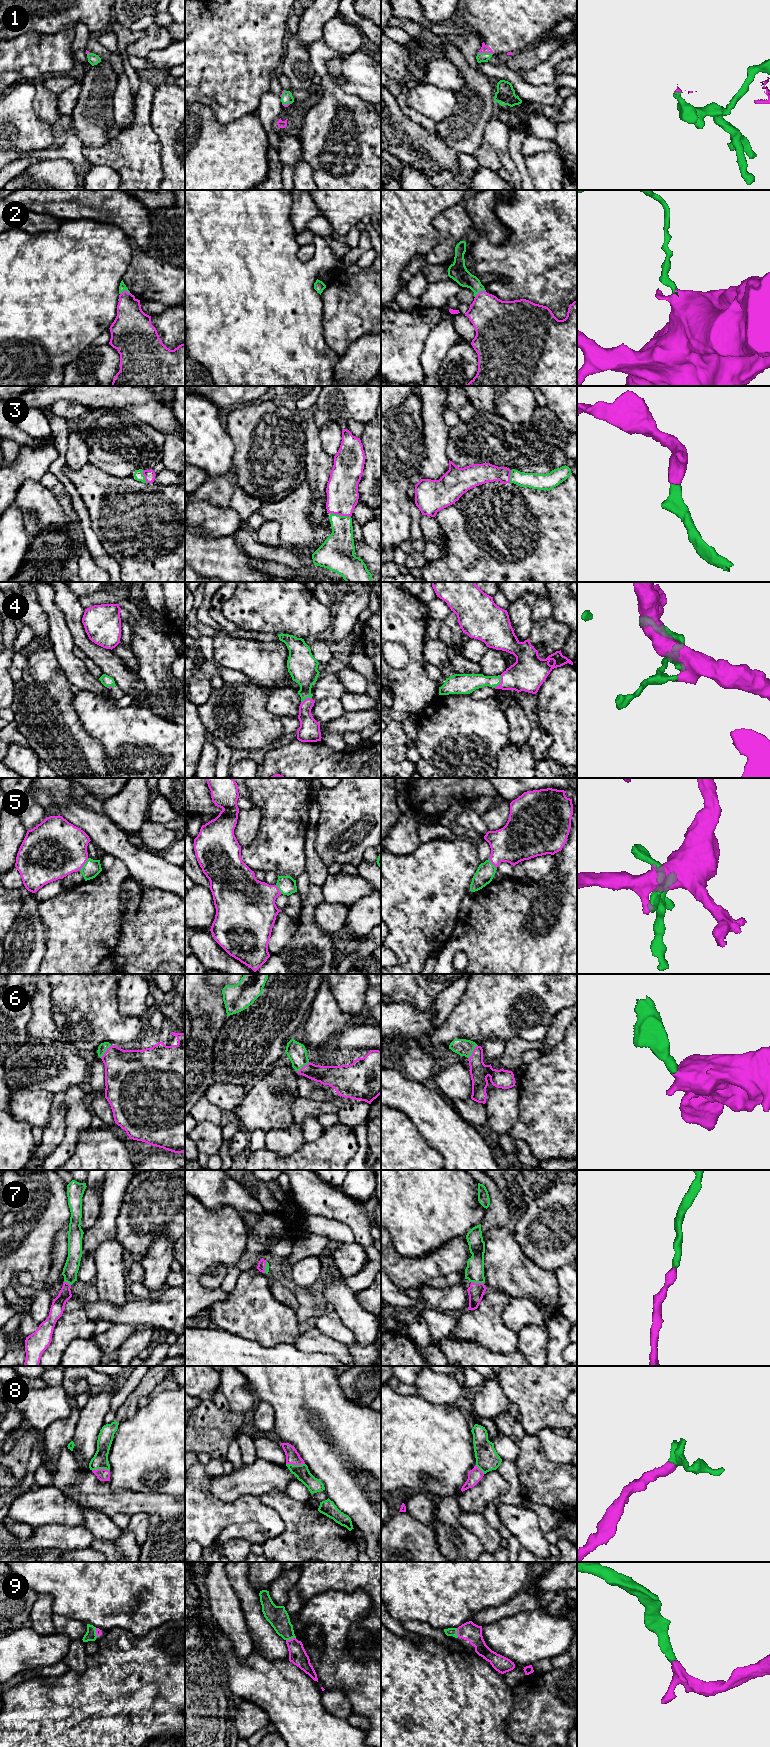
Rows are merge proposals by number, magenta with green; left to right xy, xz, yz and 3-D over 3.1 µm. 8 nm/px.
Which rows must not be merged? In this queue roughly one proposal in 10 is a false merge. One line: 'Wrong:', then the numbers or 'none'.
Wrong: none

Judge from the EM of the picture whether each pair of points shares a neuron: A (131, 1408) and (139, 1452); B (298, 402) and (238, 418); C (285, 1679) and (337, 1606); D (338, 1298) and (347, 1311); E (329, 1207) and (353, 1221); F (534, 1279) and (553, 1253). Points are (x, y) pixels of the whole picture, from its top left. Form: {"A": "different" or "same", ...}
{"A": "different", "B": "different", "C": "different", "D": "same", "E": "same", "F": "different"}

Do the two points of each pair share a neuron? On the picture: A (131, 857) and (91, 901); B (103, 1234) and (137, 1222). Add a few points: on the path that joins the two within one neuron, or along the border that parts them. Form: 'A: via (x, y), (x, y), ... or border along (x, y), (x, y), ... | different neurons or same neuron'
A: border along (116, 858), (123, 862), (130, 875) | different neurons
B: border along (121, 1207), (116, 1220), (115, 1238) | different neurons

